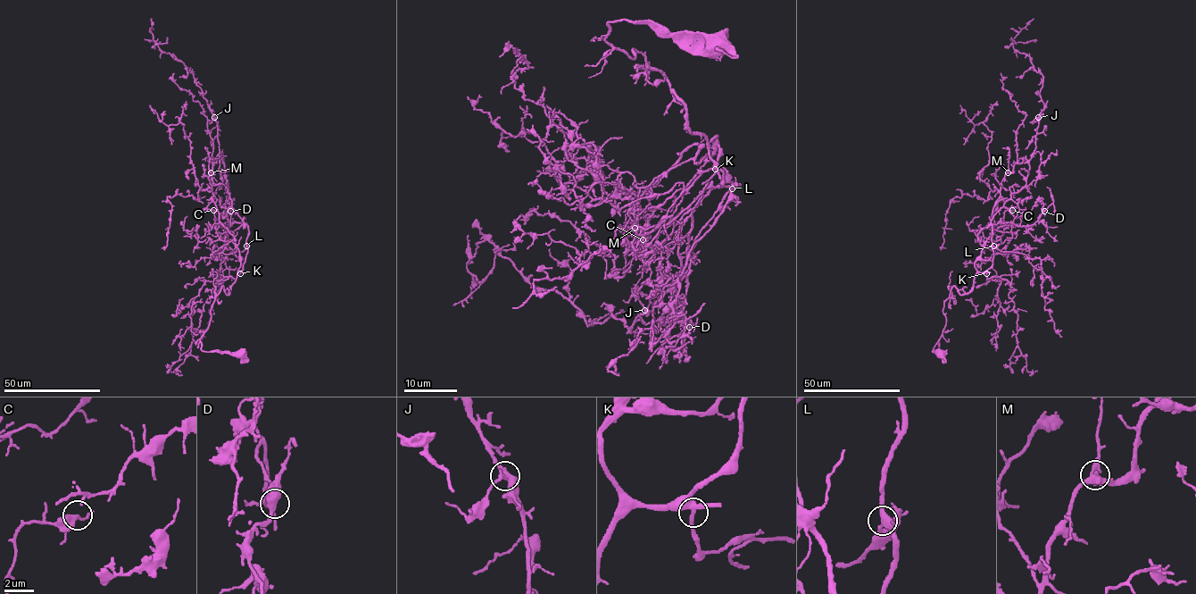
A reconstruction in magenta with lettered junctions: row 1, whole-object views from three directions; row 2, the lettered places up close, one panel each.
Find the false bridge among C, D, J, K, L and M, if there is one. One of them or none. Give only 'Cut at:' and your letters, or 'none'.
Cut at: none

